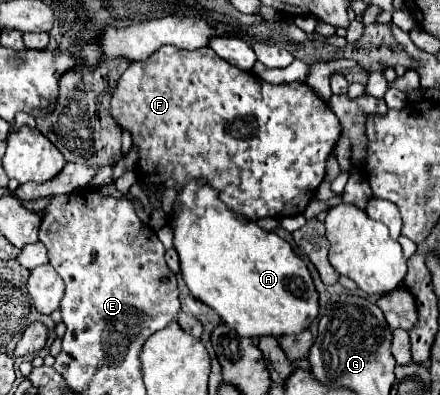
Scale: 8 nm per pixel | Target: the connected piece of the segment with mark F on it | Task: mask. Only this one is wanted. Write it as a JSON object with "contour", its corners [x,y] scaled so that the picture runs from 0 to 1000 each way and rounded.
{"contour":[[[382,111],[382,116],[359,122],[336,152],[300,157],[286,172],[286,182],[273,192],[273,203],[268,203],[268,213],[264,213],[259,233],[255,233],[250,289],[268,309],[268,319],[277,329],[291,329],[300,339],[300,365],[314,375],[314,425],[309,425],[314,441],[309,441],[309,451],[341,491],[355,476],[373,471],[373,461],[382,451],[395,451],[409,471],[423,471],[423,461],[436,461],[436,456],[459,456],[459,461],[477,466],[495,486],[495,501],[505,511],[514,511],[514,522],[527,537],[550,542],[555,552],[564,552],[573,562],[582,562],[591,552],[605,552],[605,547],[673,547],[673,542],[686,542],[695,532],[705,501],[714,496],[718,476],[736,456],[741,400],[750,395],[750,385],[764,370],[764,354],[773,349],[773,309],[768,309],[768,299],[723,248],[723,238],[714,238],[714,228],[705,228],[700,213],[691,213],[691,208],[659,208],[659,213],[636,213],[636,218],[609,213],[595,197],[586,197],[582,187],[550,182],[536,167],[518,162],[509,147],[500,147],[477,122],[468,122],[468,127],[409,127],[409,122]]]}

